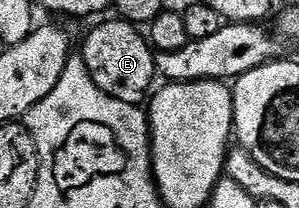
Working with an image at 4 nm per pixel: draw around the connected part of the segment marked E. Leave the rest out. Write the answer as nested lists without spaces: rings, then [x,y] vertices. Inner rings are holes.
[[[115,22],[100,23],[85,37],[82,58],[98,89],[123,103],[140,105],[145,102],[144,91],[151,89],[152,78],[158,75],[158,59],[145,36],[143,39],[133,24]]]

